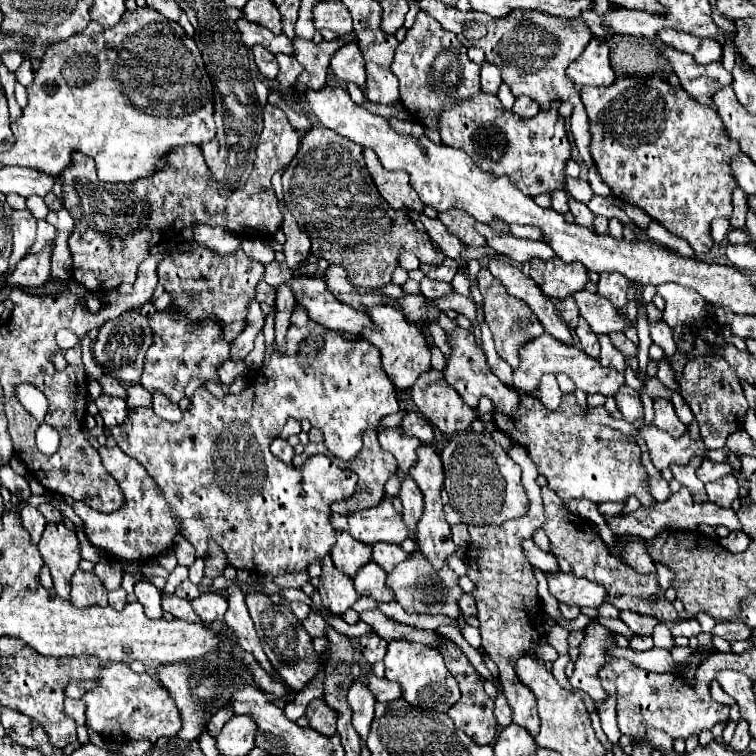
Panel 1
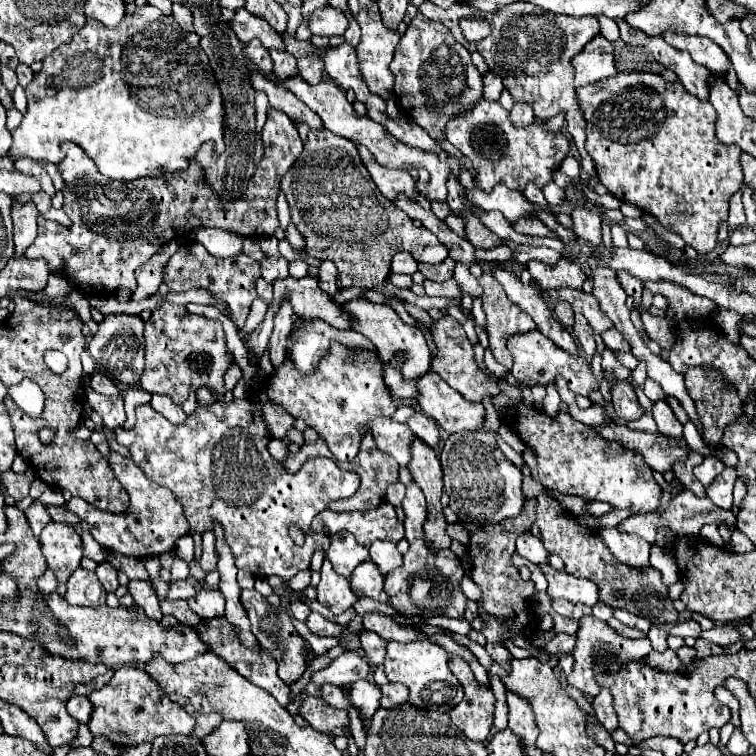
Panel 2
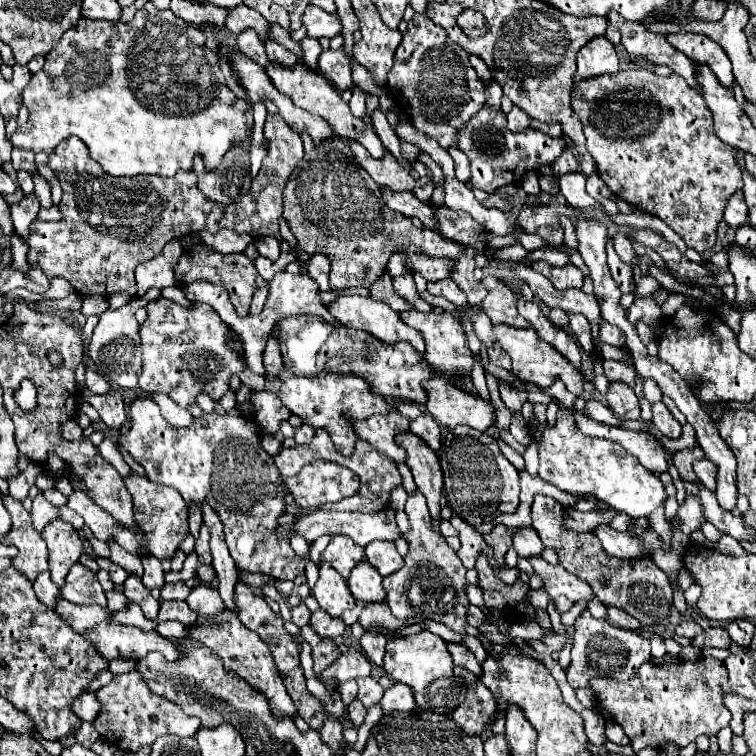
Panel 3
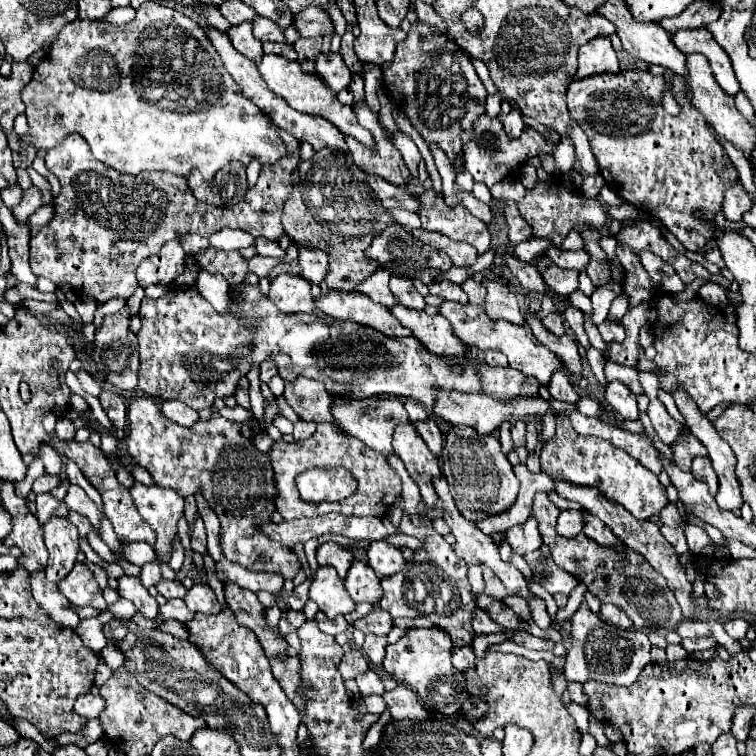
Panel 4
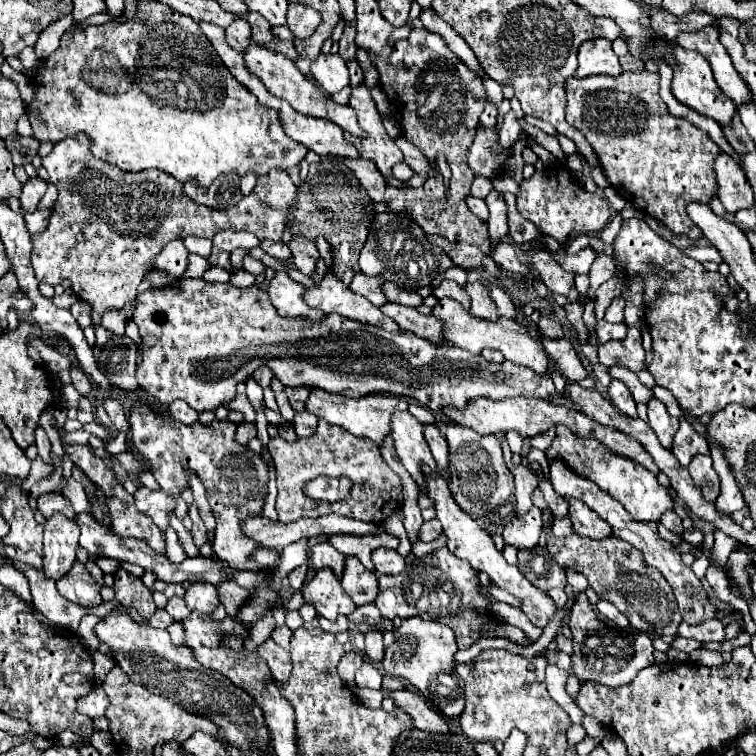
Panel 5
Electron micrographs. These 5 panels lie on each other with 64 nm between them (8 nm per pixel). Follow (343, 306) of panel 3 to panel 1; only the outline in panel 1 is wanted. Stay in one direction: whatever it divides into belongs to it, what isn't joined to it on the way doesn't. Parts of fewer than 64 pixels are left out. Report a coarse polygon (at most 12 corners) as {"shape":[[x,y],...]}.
{"shape":[[390,306],[368,308],[362,338],[382,354],[396,388],[430,370],[416,326]]}

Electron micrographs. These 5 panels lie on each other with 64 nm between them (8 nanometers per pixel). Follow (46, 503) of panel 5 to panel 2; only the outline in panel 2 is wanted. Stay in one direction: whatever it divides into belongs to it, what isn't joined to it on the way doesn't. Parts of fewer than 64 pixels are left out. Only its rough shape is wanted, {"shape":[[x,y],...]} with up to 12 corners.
{"shape":[[34,500],[24,510],[34,536],[52,522],[48,506]]}

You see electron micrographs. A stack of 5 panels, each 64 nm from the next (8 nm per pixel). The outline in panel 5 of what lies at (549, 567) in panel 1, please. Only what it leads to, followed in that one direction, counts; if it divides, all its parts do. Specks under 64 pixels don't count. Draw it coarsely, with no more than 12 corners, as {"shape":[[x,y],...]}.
{"shape":[[532,506],[506,522],[504,540],[534,548],[542,530],[542,512]]}

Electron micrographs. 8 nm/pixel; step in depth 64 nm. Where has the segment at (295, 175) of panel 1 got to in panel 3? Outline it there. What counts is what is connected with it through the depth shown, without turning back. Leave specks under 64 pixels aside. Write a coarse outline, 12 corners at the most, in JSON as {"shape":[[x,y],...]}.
{"shape":[[326,140],[284,188],[298,246],[336,290],[368,288],[392,252],[464,252],[382,202],[348,142]]}

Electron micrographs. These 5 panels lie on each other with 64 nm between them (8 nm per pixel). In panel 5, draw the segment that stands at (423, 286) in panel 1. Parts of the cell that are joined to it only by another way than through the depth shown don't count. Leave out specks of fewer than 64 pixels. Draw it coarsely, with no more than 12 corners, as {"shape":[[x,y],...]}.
{"shape":[[442,280],[436,298],[454,298],[470,310],[470,296],[454,280]]}

